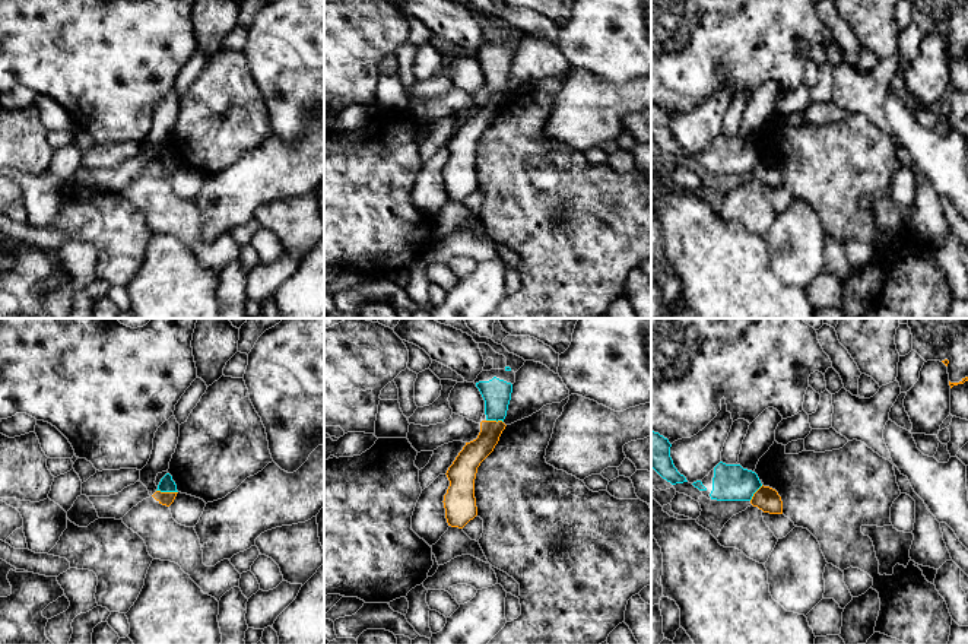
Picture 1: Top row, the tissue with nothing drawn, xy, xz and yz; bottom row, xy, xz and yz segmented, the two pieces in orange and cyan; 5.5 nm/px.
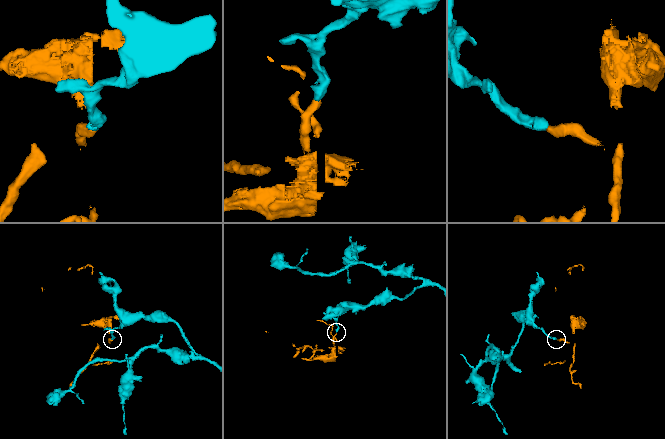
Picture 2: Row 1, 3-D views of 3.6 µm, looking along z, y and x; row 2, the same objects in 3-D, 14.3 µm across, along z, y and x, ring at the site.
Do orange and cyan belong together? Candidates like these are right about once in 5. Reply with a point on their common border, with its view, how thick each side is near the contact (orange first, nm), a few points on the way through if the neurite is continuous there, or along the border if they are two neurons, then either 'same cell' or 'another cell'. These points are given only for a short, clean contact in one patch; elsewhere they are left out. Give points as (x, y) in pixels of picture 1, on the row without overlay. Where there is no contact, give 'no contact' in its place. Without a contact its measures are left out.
meets orange in xy at (167, 165); 80 nm thick on the orange side, 80 nm on the other; another cell

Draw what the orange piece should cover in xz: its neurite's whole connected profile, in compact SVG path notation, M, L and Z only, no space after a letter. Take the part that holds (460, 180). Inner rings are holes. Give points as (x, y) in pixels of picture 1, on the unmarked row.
M482 93L476 112L466 115L447 143L450 159L444 168L448 199L463 202L477 188L475 152L480 136L493 124L505 102L502 93Z

